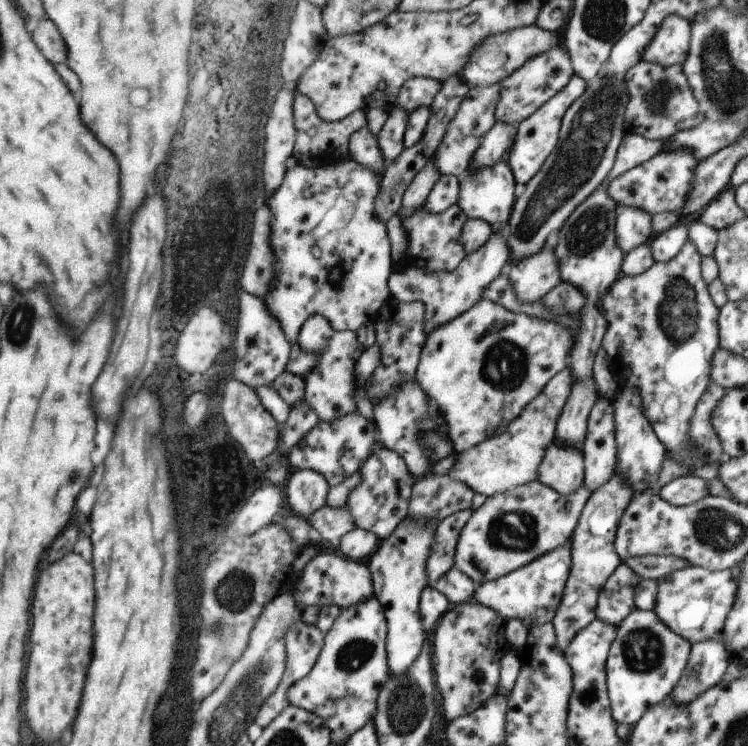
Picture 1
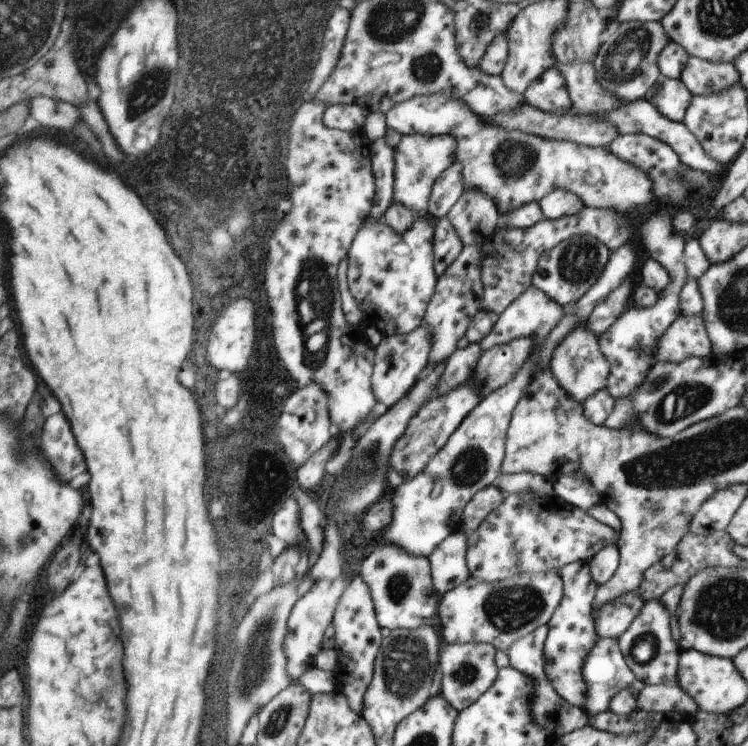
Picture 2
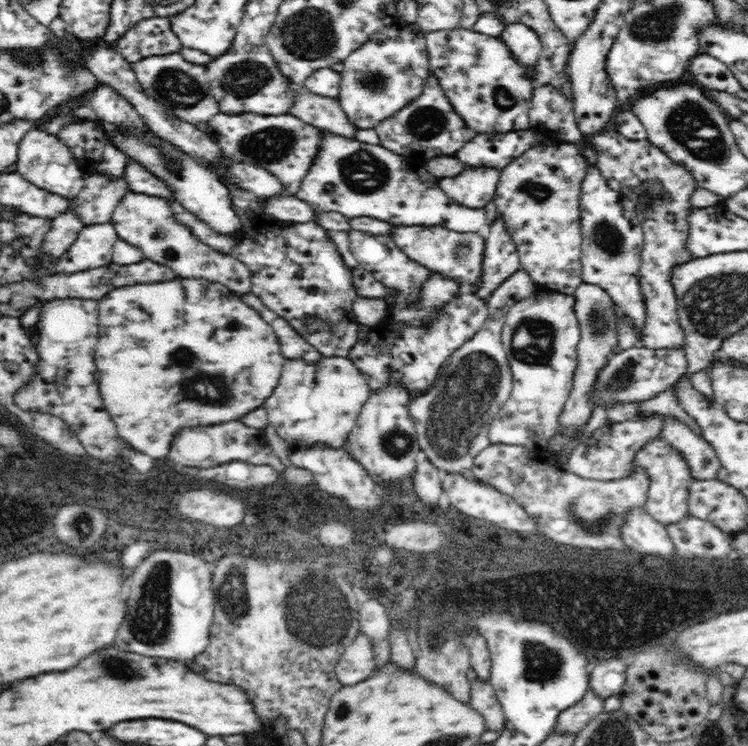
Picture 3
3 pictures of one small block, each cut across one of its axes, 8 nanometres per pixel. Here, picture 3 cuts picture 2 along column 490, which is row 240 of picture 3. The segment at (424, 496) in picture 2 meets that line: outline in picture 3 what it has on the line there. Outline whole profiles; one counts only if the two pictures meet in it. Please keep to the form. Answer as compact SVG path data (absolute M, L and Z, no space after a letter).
M444 226L430 228L392 228L390 238L396 246L414 262L430 268L432 272L446 276L458 284L480 284L484 274L484 252L486 252L486 234L482 232L454 232Z

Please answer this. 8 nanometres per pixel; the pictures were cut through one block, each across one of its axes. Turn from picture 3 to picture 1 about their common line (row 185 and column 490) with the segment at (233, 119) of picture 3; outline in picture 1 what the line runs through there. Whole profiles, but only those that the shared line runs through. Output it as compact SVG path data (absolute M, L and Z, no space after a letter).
M499 274L485 290L481 300L491 300L495 304L501 304L503 308L507 308L513 314L525 314L531 318L539 318L545 322L553 322L559 324L563 328L567 328L567 332L571 334L573 346L577 344L577 338L581 334L581 310L577 314L555 314L553 310L549 310L545 306L545 300L535 300L535 302L521 302L521 298L517 298L517 294L513 292L513 284L511 278L507 274Z

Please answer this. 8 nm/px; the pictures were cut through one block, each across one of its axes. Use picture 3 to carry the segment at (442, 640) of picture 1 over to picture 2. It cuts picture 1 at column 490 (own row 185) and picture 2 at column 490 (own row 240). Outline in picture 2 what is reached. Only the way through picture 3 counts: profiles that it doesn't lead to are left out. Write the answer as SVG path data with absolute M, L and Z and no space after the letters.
M447 644L447 648L439 656L439 668L443 672L441 678L441 696L457 710L463 712L465 708L473 706L497 680L499 668L495 664L497 648L493 644Z

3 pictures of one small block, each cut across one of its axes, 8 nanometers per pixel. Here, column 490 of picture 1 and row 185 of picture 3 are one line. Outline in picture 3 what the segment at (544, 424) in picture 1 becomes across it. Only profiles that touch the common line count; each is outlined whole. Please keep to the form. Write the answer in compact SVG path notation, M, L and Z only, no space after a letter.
M468 168L454 178L442 178L440 188L454 202L468 206L470 210L486 208L496 196L500 170L496 168Z

